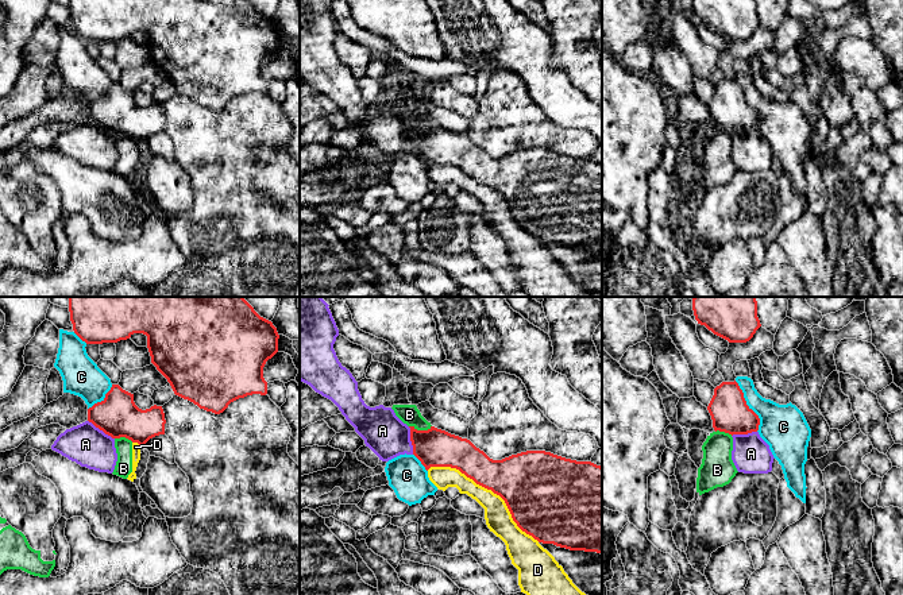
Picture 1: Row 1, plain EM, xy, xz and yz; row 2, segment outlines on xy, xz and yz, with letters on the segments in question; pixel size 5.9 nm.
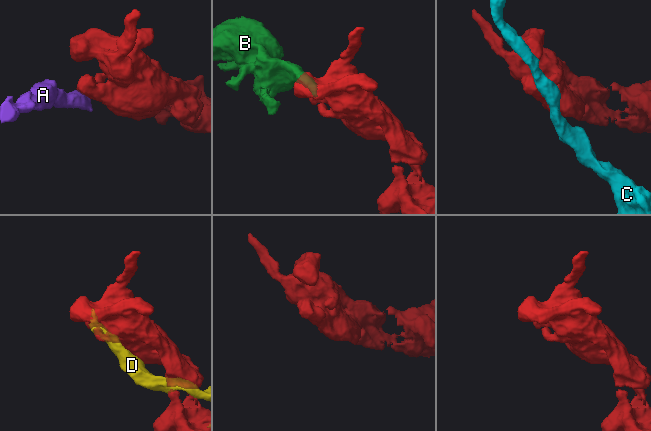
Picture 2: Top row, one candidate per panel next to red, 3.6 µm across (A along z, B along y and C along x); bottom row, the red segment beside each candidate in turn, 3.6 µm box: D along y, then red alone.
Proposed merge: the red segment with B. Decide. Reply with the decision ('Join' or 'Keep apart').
Keep apart

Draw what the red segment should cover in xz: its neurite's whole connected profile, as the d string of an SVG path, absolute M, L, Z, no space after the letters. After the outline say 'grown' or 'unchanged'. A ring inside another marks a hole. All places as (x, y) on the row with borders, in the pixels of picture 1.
M431 426L428 430L410 428L413 455L428 471L431 467L459 470L476 484L499 495L517 526L543 544L553 544L570 550L597 552L602 555L602 467L591 461L576 461L545 451L526 451L502 460L490 459L470 440Z | unchanged

